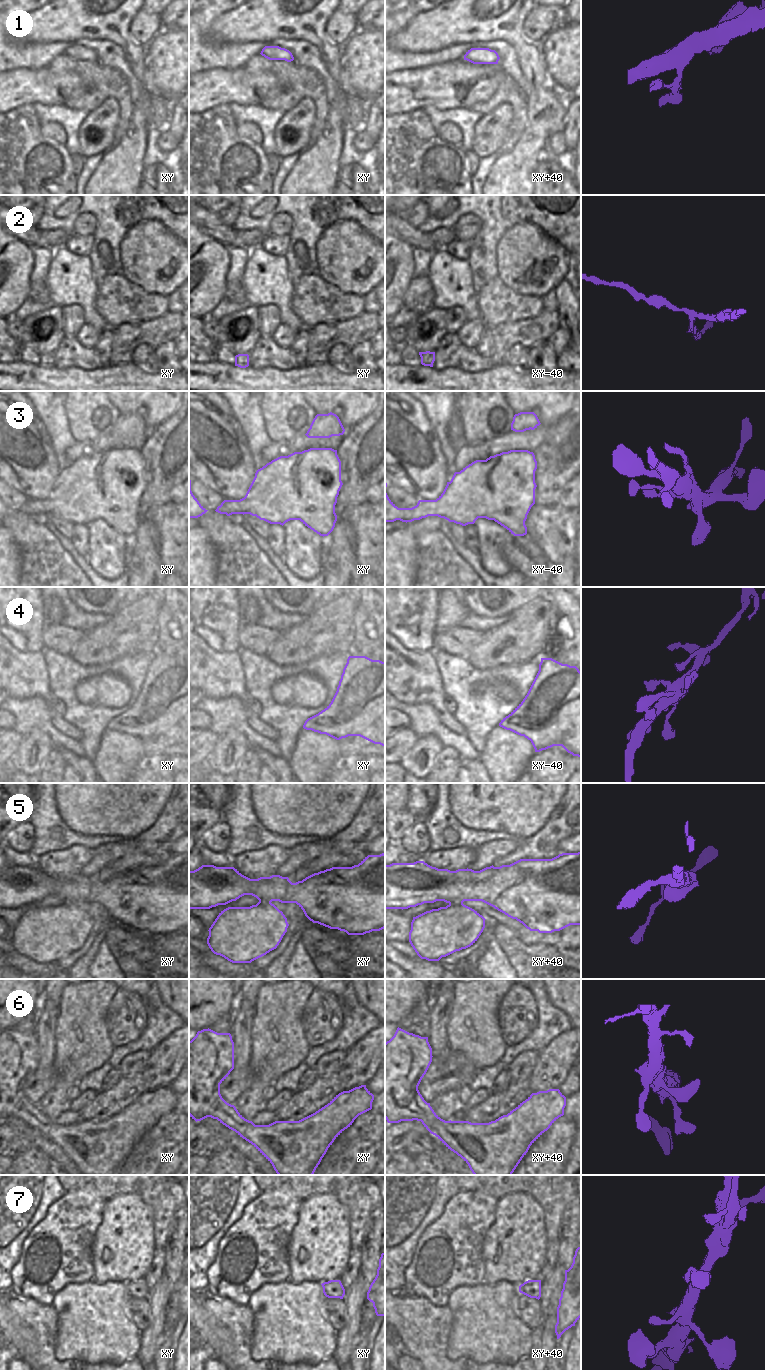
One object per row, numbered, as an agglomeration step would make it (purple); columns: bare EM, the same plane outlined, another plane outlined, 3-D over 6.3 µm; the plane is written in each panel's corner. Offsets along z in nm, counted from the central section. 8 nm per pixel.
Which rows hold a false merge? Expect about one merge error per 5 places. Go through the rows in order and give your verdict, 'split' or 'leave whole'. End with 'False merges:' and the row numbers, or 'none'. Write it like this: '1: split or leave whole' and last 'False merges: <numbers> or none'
1: leave whole
2: leave whole
3: split
4: leave whole
5: leave whole
6: leave whole
7: leave whole
False merges: 3

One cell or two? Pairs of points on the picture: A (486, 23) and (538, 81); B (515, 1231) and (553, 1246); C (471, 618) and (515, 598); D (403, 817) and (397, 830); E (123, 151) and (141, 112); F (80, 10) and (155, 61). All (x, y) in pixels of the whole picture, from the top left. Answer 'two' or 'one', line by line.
A: one
B: two
C: two
D: one
E: one
F: two

